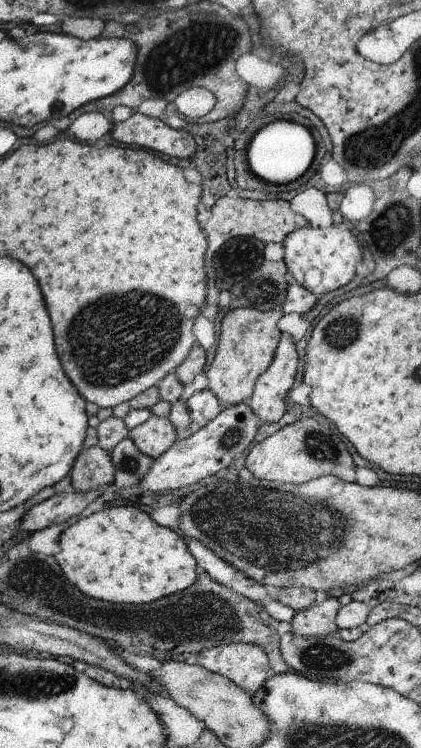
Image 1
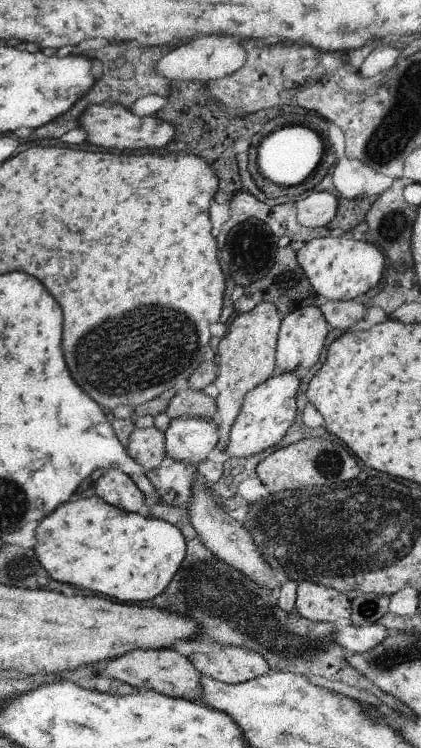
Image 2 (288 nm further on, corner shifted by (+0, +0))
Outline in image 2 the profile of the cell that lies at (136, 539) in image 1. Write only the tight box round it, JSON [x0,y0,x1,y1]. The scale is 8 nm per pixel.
[35,496,187,602]

